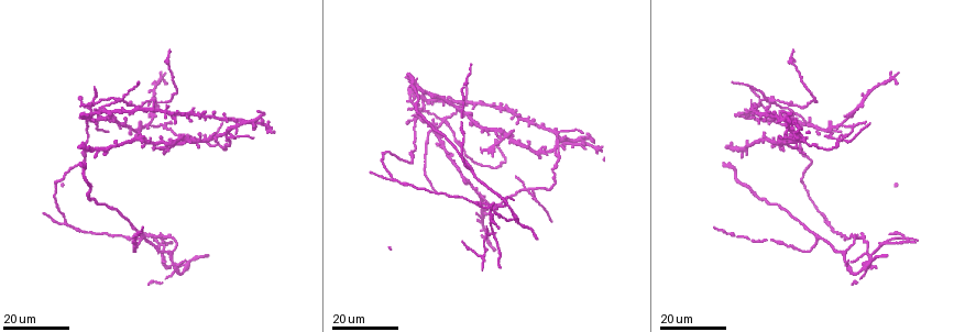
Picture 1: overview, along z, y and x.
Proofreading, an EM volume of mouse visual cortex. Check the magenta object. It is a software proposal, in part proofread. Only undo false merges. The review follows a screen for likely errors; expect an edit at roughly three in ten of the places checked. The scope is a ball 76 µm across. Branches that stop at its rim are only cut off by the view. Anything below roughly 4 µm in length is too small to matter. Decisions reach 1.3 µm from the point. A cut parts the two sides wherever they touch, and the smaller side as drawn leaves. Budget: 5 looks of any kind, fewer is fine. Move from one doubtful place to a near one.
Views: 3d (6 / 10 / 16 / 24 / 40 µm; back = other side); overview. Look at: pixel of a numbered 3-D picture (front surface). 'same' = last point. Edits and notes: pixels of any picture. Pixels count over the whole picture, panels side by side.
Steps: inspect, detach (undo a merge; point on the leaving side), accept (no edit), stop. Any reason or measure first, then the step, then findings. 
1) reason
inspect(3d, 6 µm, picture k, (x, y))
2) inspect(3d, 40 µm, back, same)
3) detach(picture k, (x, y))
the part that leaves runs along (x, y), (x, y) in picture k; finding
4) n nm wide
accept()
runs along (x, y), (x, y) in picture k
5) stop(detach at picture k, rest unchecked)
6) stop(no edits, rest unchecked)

three arms meet
inspect(3d, 24 µm, picture 1, (852, 125))

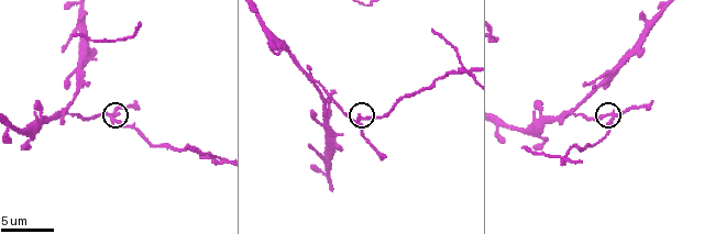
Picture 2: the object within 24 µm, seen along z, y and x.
inspect(3d, 10 µm, picture 2, (614, 116))

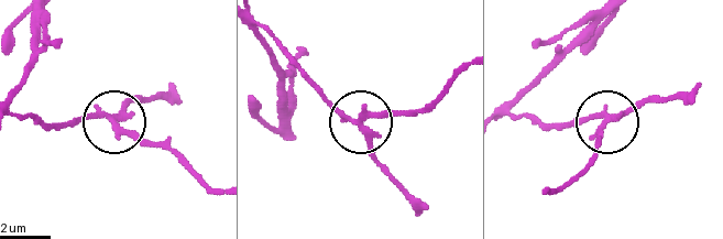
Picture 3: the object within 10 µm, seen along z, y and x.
from behind
inspect(3d, 10 µm, back, picture 3, (610, 120))

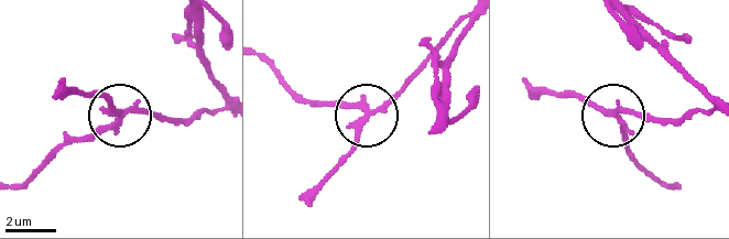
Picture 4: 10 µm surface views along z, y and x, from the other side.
3 arms
detach(picture 4, (93, 138))
the part that leaves runs along (120, 117), (72, 138), (15, 184) in picture 4; two neurons meet here

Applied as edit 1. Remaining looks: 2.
three-way junction
inspect(3d, 16 µm, picture 1, (167, 236))

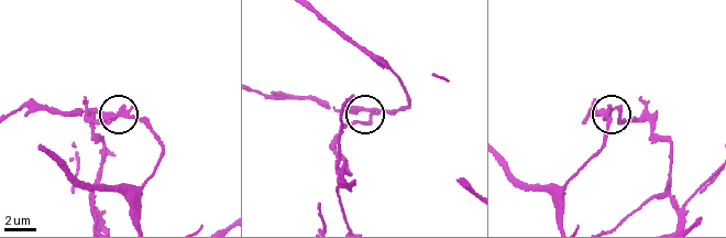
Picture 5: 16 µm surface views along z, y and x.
closer look
inspect(3d, 10 µm, picture 5, (609, 113))

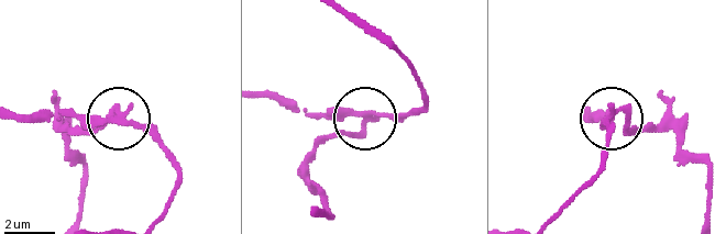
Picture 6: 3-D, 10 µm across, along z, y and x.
side arm 35 µm
detach(picture 6, (340, 136))
the part that leaves runs along (121, 114), (85, 133), (59, 133), (85, 177), (79, 221) in picture 6; two neurons meet here

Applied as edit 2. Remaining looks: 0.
stop(detach at picture 4, detach at picture 6, rest unchecked)

